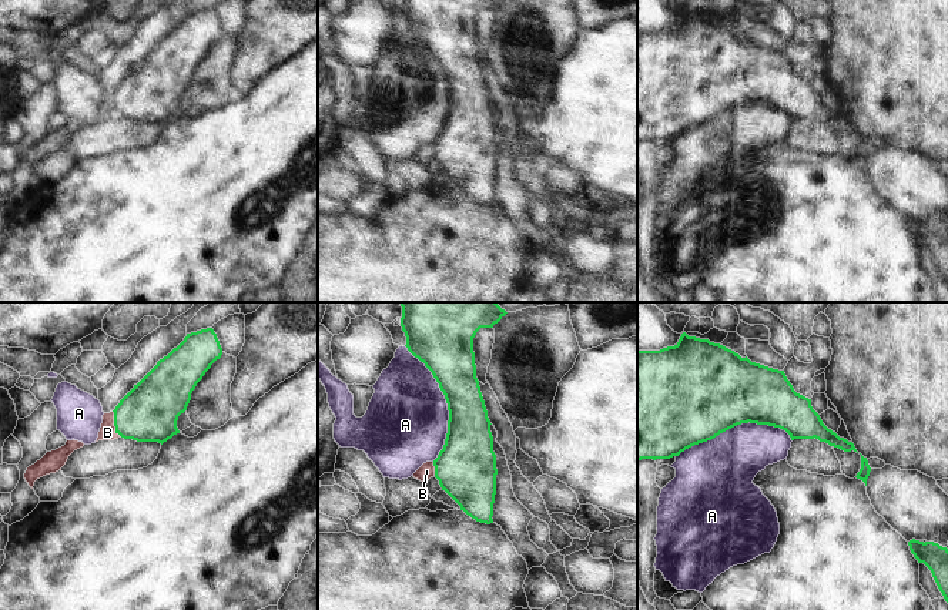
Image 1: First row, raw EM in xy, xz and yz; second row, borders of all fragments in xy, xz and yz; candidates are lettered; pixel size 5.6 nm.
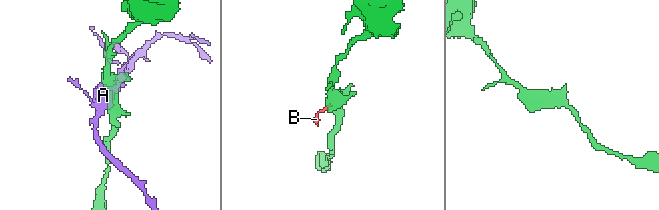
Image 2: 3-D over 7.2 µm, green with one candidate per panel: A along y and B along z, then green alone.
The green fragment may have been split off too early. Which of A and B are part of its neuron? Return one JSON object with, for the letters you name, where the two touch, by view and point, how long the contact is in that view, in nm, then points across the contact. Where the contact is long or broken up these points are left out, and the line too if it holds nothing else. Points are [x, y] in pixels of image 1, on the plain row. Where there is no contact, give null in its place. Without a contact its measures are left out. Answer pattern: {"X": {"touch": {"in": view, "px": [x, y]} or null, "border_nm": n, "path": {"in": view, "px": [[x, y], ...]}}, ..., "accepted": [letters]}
{"accepted": []}

